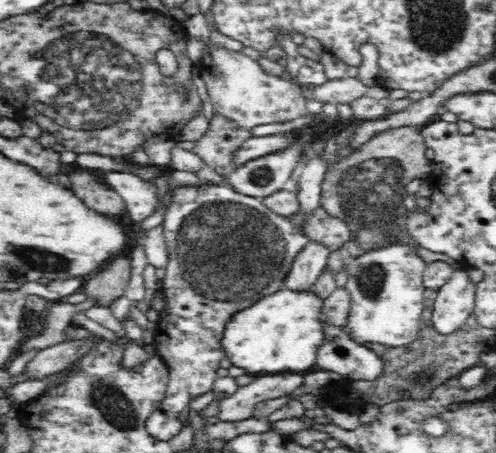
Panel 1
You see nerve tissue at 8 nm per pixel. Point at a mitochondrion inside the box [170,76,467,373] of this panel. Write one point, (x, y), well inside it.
(366, 194)

